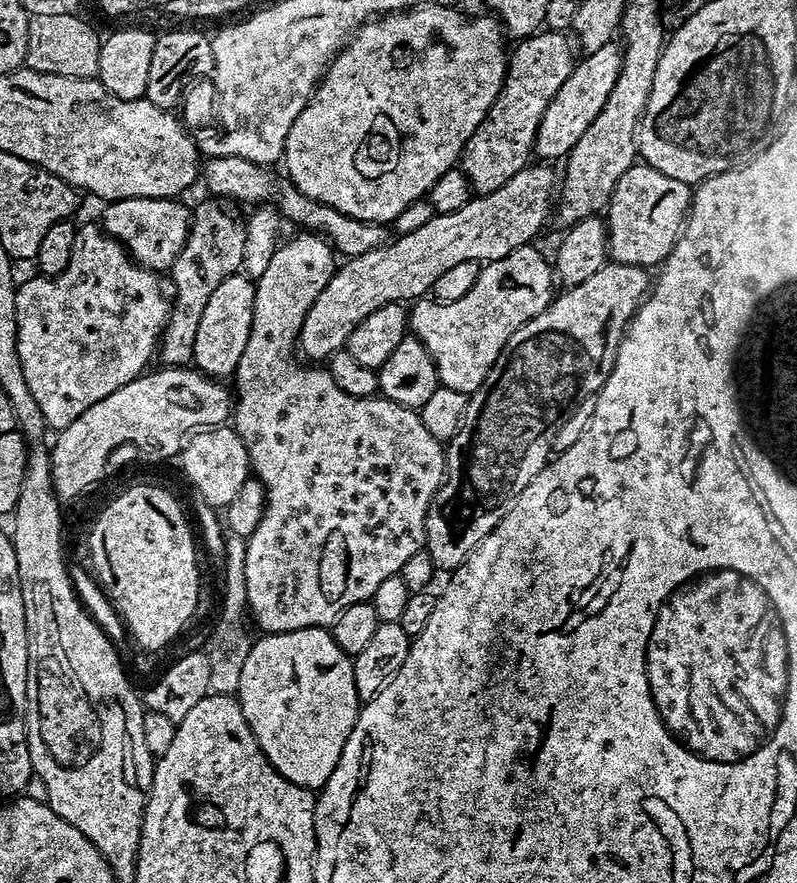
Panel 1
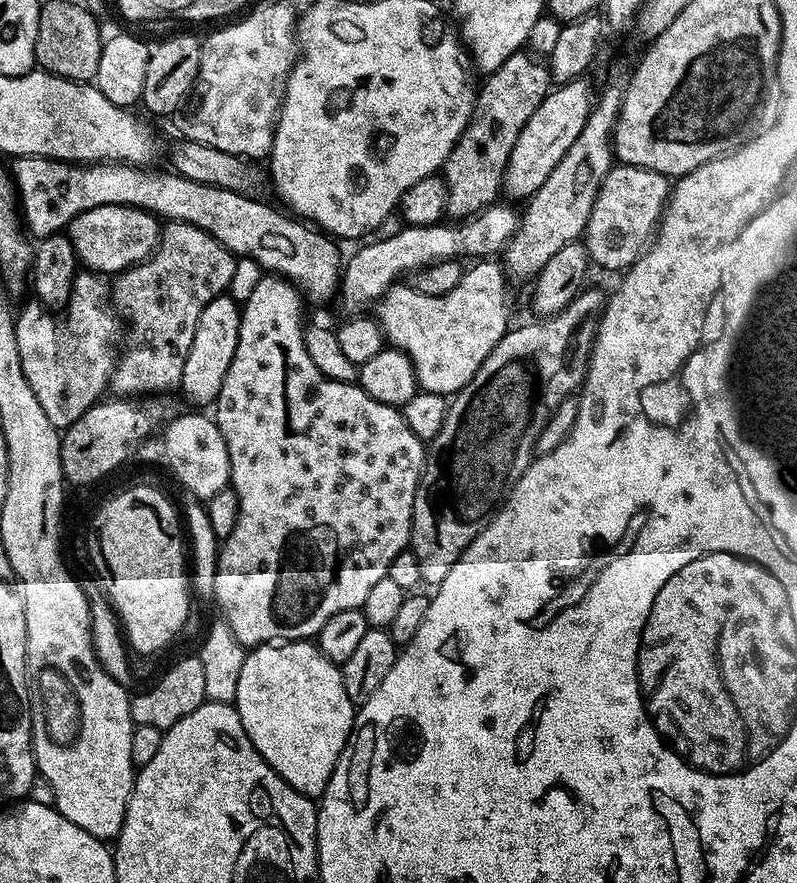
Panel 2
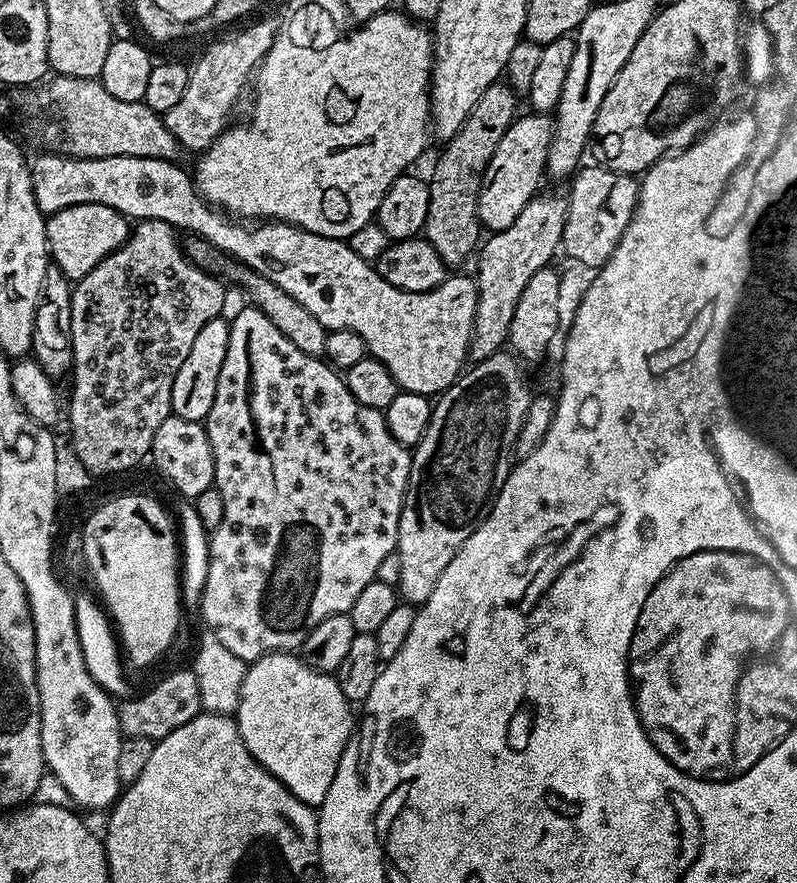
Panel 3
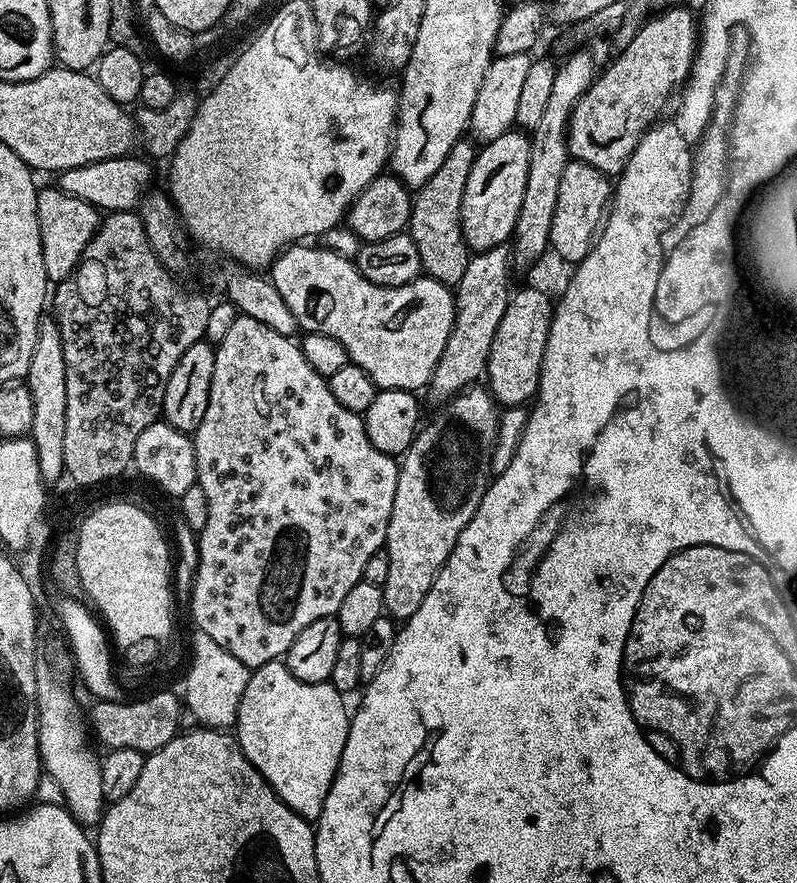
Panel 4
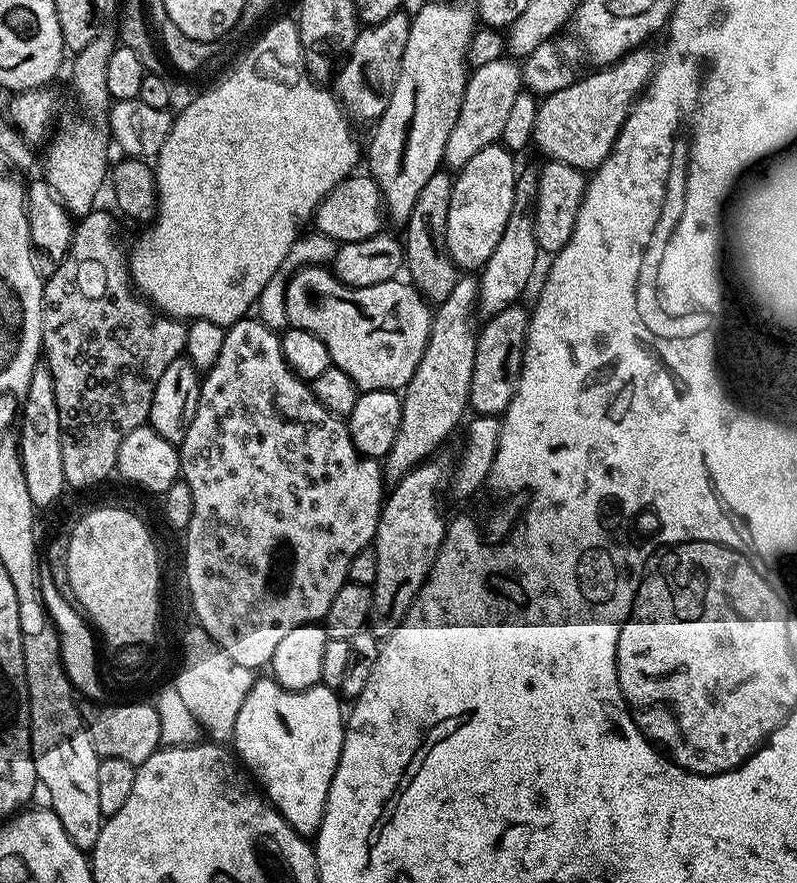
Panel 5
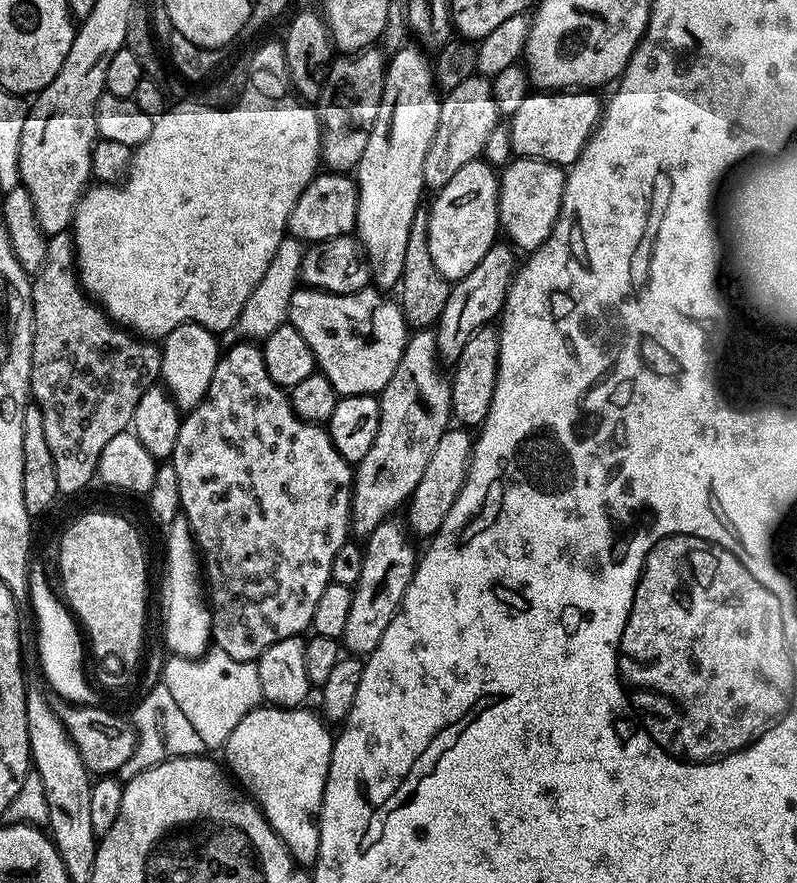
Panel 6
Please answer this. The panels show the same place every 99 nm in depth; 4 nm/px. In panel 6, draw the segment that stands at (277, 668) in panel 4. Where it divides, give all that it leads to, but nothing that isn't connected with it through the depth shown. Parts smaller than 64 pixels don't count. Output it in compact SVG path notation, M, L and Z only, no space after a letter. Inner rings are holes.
M261 706L250 710L250 714L243 716L238 726L234 726L234 734L230 734L222 749L222 755L228 759L227 771L251 793L260 813L268 819L268 825L276 831L278 838L282 838L296 863L301 866L315 865L320 853L320 804L324 800L334 739L333 729L313 709L312 712L308 706Z

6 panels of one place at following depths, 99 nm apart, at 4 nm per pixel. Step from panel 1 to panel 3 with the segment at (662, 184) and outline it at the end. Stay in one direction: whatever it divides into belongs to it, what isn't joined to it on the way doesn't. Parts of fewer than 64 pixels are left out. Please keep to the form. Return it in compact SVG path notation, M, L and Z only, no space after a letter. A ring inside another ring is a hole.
M603 166L581 167L571 177L572 190L566 194L568 217L562 241L563 255L599 270L614 254L640 198L640 185L635 175L615 172Z

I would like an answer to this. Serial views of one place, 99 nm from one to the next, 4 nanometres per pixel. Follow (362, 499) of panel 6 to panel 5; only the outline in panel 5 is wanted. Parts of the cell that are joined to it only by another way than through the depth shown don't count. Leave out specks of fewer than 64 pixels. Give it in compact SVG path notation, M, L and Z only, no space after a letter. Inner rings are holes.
M464 274L457 279L450 298L433 311L426 350L418 362L418 370L414 370L410 382L402 389L402 422L394 446L390 446L388 455L382 460L382 471L389 481L400 480L412 468L423 464L456 427L461 427L464 412L469 411L468 394L478 335L477 325L472 325L472 312L474 316L477 308L477 277Z

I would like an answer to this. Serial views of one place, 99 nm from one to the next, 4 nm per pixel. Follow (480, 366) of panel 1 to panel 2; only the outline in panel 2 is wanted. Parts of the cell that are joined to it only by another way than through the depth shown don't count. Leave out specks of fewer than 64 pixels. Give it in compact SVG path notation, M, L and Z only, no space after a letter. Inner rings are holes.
M492 258L473 264L476 265L465 271L450 294L422 294L414 286L407 288L407 283L400 282L389 288L375 305L374 316L385 341L408 355L416 371L416 383L425 392L460 392L509 331L508 288L504 285L503 267Z

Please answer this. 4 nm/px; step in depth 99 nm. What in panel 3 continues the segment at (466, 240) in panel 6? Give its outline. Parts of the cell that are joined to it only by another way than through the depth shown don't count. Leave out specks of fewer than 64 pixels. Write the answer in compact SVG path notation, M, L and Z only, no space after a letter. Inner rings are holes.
M544 114L517 115L512 125L502 134L498 150L484 171L478 194L478 218L489 233L501 232L526 210L532 197L541 191L540 179L545 179L546 154L552 141L553 121Z

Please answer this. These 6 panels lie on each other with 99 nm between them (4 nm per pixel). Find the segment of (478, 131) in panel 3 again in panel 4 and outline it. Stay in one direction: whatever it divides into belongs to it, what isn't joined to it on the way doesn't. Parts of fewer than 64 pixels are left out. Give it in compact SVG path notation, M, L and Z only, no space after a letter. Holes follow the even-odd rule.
M460 139L452 147L450 154L446 154L446 162L442 162L442 166L438 166L438 170L430 174L422 187L415 189L412 197L412 213L406 231L412 237L414 246L418 246L423 275L449 286L462 282L462 274L466 274L468 265L470 249L462 234L460 211L466 178L470 178L470 166L476 160L477 151L477 145L471 139Z

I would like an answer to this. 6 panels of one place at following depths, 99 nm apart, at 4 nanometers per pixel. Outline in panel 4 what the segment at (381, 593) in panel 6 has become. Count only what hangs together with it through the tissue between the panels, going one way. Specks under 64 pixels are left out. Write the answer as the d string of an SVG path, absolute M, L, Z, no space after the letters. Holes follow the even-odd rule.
M484 386L465 388L439 407L432 421L429 424L427 421L417 431L412 444L399 461L398 486L394 490L394 506L390 510L386 541L389 573L382 587L384 612L396 622L408 620L414 610L422 606L422 598L426 598L434 578L454 550L462 530L466 530L470 518L474 518L490 483L492 447L496 445L496 434L502 419L492 393Z

